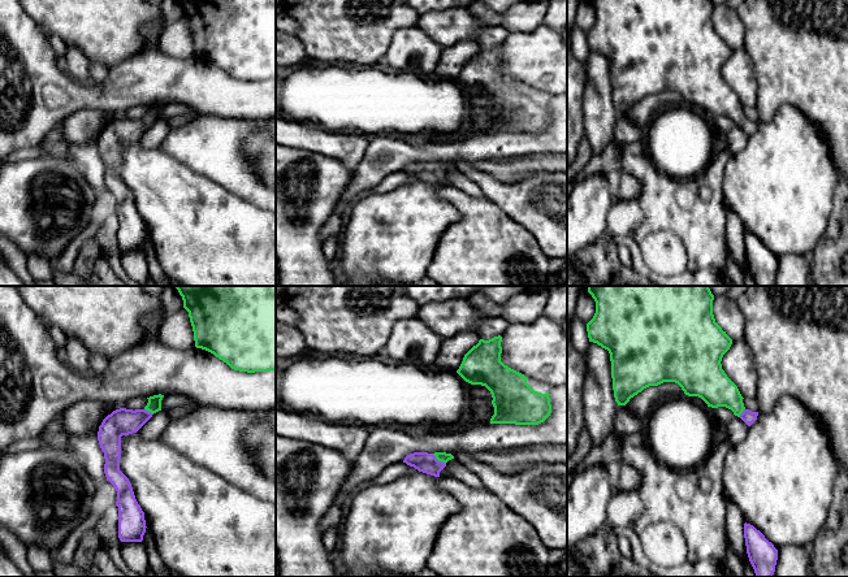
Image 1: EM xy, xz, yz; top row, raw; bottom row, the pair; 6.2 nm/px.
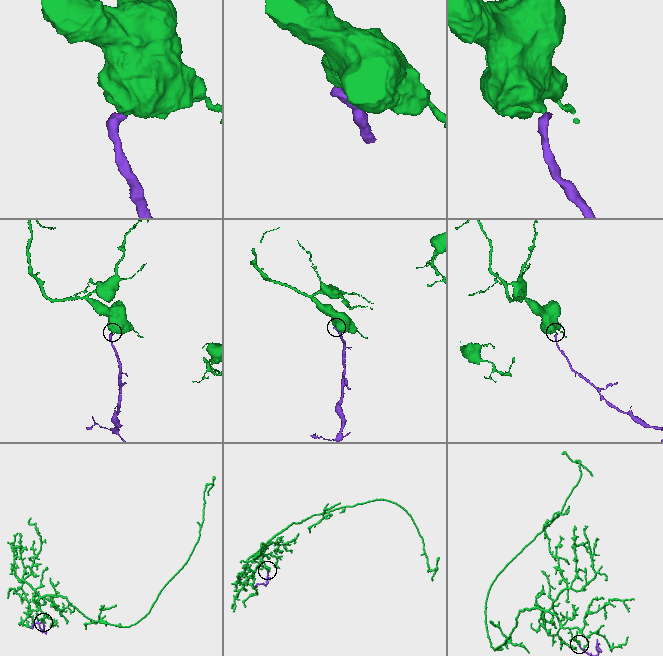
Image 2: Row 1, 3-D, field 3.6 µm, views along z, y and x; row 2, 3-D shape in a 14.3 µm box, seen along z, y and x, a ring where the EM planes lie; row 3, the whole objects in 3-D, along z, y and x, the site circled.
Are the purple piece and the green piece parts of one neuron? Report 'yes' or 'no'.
yes

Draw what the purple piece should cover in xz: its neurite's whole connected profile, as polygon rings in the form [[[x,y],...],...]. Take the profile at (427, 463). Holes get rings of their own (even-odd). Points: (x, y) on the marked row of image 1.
[[[414,452],[407,455],[403,463],[410,467],[414,467],[419,472],[440,477],[440,472],[446,467],[446,463],[451,459],[454,459],[454,456],[446,452]]]

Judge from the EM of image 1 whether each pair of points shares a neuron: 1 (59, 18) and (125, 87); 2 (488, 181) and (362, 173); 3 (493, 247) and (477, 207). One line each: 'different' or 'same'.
1: different
2: different
3: same

